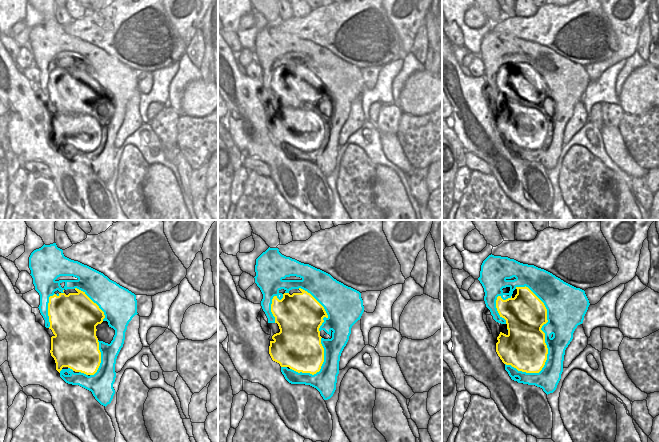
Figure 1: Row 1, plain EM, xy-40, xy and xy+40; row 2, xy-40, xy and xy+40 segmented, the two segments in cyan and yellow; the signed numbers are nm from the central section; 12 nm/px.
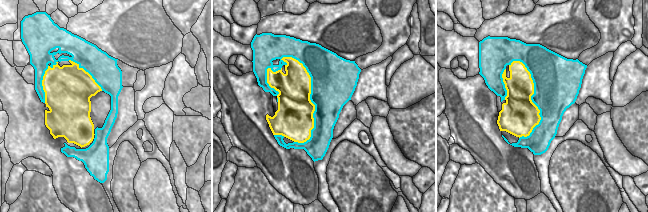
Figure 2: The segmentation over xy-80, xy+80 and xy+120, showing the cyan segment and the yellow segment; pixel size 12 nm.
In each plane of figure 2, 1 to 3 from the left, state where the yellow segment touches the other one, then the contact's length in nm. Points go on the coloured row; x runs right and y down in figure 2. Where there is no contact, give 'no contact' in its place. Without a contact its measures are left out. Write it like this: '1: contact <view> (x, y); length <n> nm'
1: contact xy-80 (42, 79); length 550 nm
2: contact xy+80 (310, 97); length 1100 nm
3: contact xy+120 (531, 99); length 950 nm

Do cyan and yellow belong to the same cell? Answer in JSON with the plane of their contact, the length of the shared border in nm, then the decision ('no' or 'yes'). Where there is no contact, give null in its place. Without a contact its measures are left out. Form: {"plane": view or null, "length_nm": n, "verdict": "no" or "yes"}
{"plane": "xy+40", "length_nm": 1100, "verdict": "yes"}

